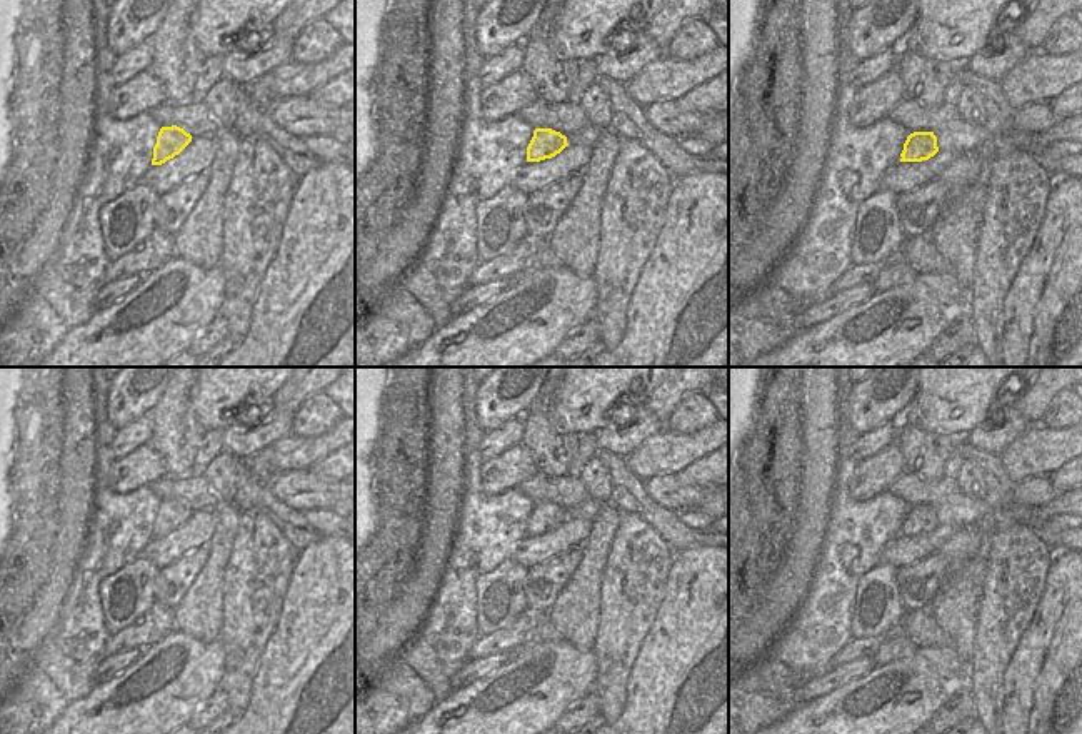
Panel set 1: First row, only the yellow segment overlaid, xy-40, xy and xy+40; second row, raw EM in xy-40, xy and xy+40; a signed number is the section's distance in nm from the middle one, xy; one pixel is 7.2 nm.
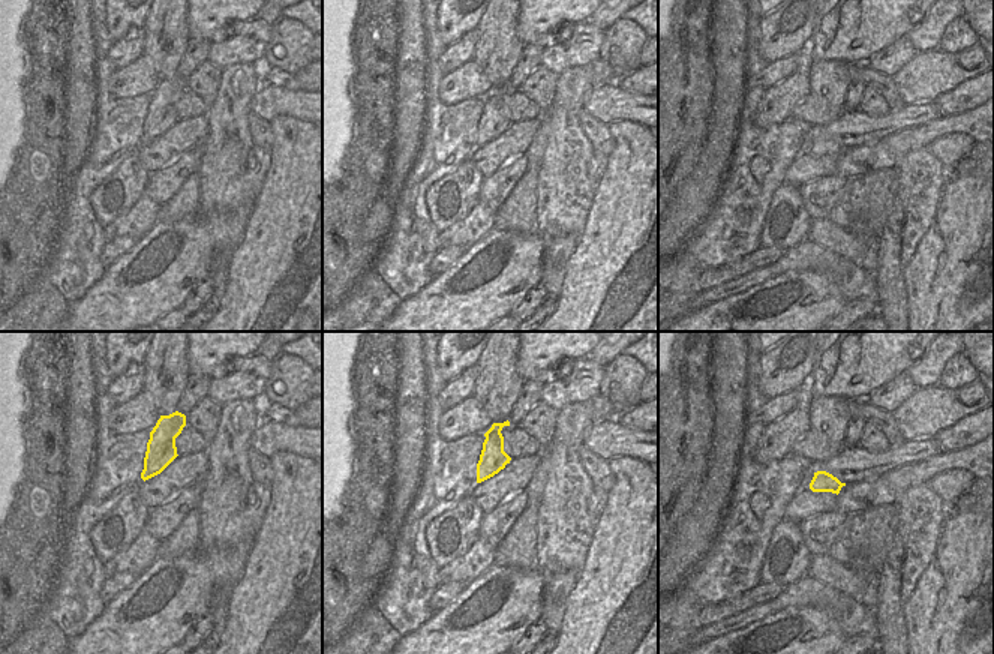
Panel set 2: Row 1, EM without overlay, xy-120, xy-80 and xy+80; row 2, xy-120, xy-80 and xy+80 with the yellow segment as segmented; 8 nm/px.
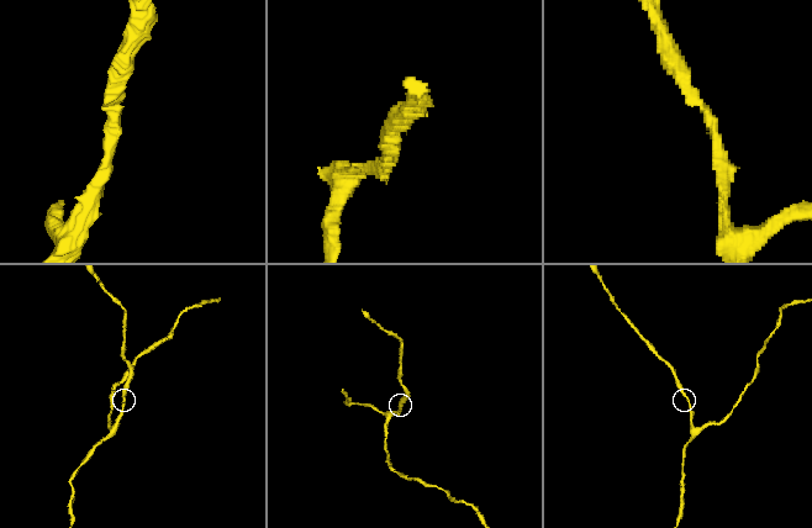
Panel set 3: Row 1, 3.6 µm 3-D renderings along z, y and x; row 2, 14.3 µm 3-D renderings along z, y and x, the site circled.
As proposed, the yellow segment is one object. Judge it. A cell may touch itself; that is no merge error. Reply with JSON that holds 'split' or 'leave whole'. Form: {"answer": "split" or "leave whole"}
{"answer": "leave whole"}

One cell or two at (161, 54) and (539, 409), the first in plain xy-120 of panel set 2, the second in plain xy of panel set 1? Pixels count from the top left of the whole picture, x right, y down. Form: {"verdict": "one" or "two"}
{"verdict": "one"}

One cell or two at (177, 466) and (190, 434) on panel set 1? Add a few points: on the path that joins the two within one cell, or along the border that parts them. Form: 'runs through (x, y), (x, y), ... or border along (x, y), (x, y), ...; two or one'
runs through (177, 457), (177, 447), (182, 442); one

